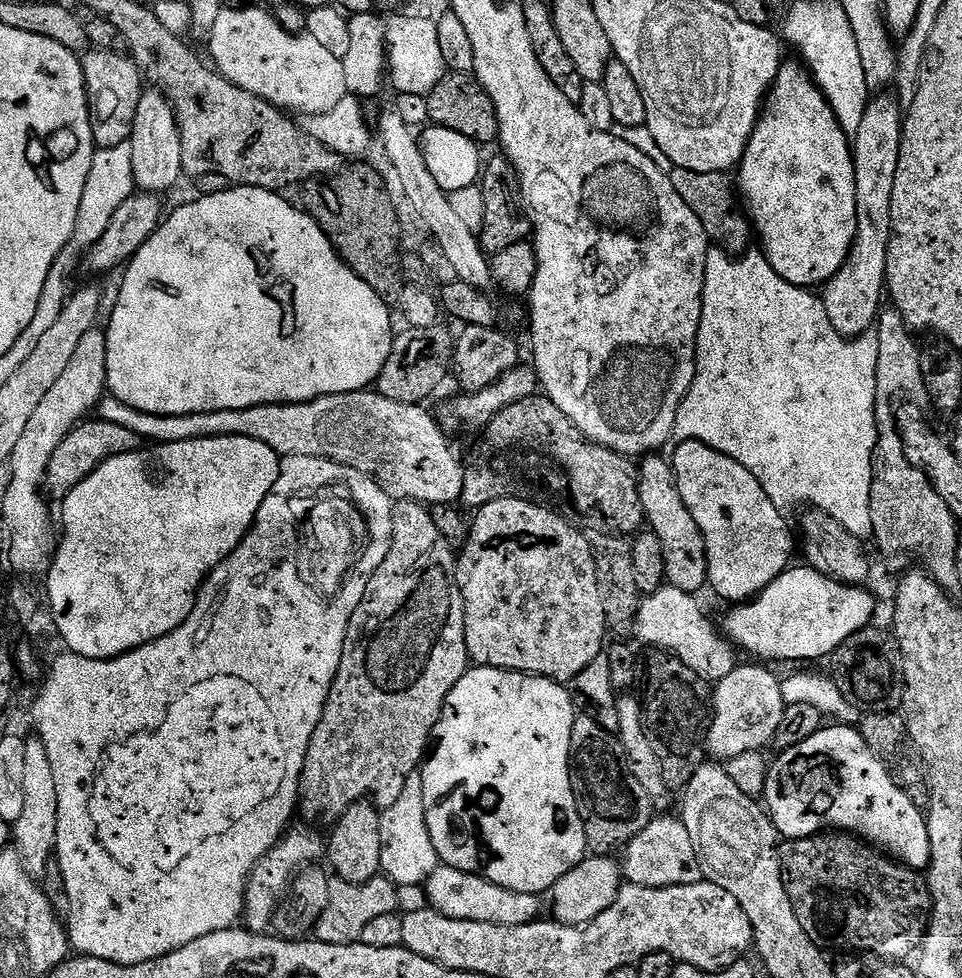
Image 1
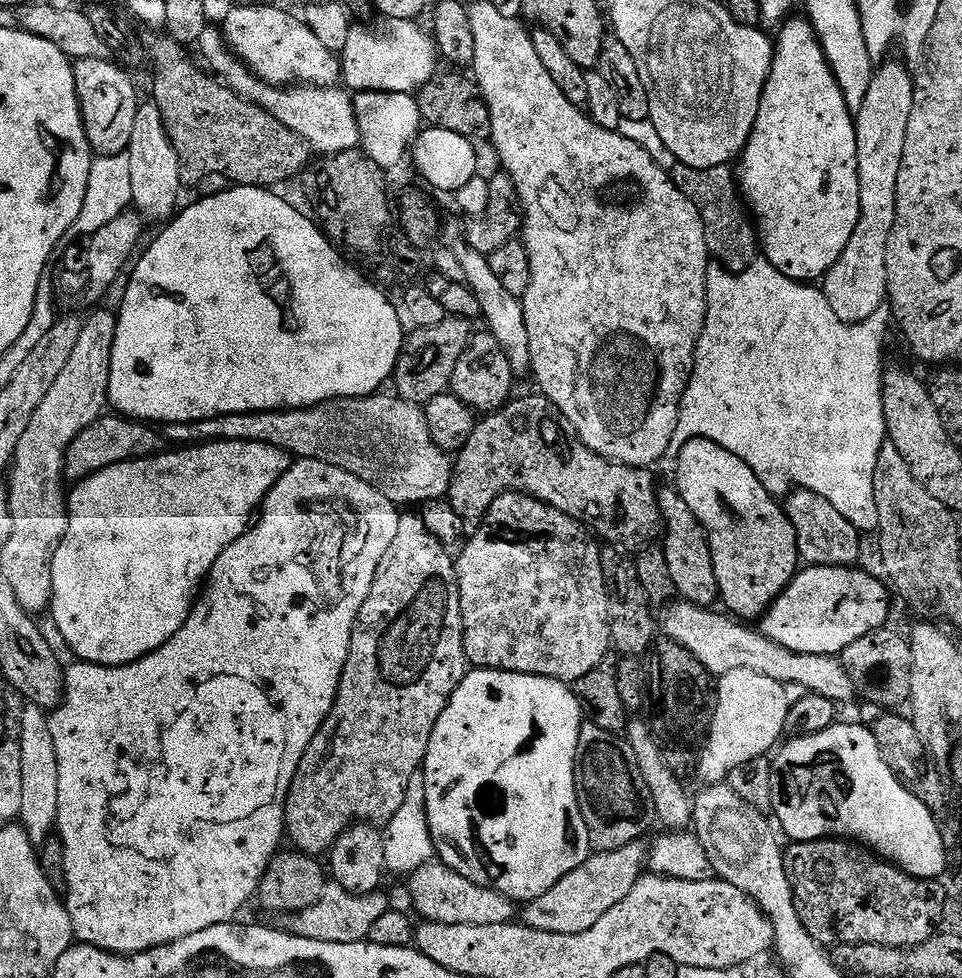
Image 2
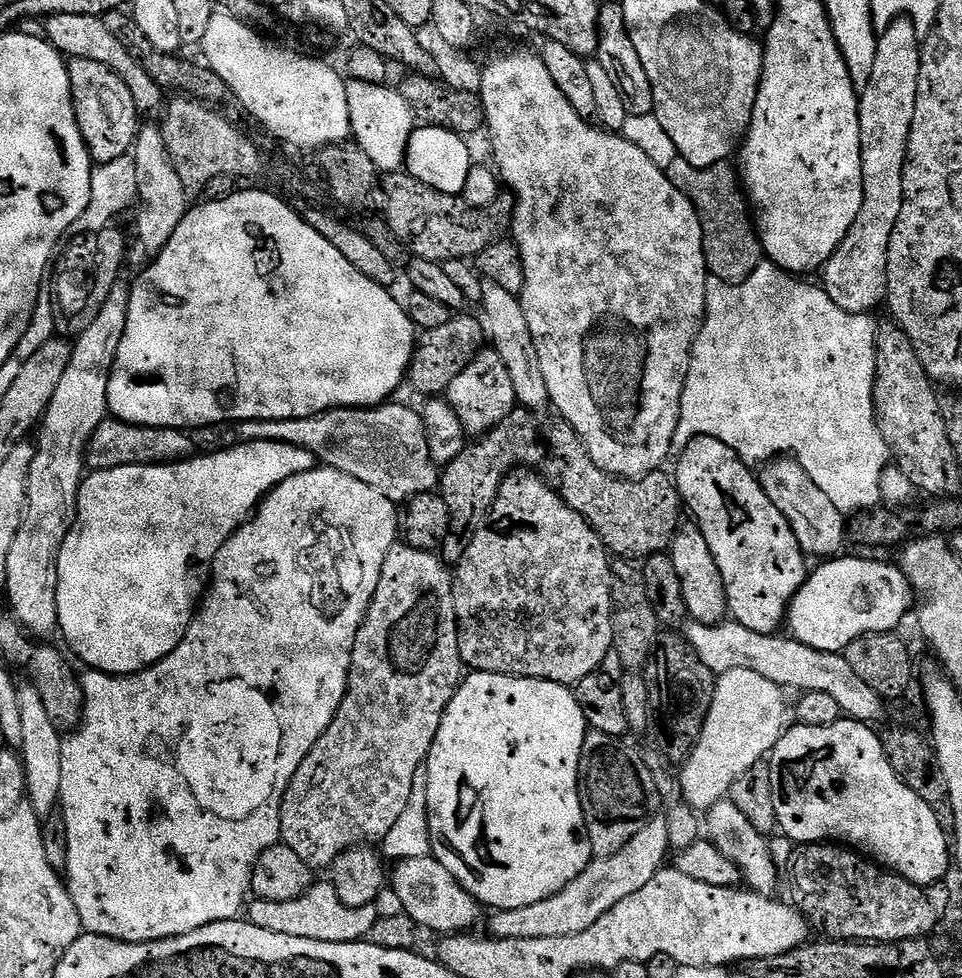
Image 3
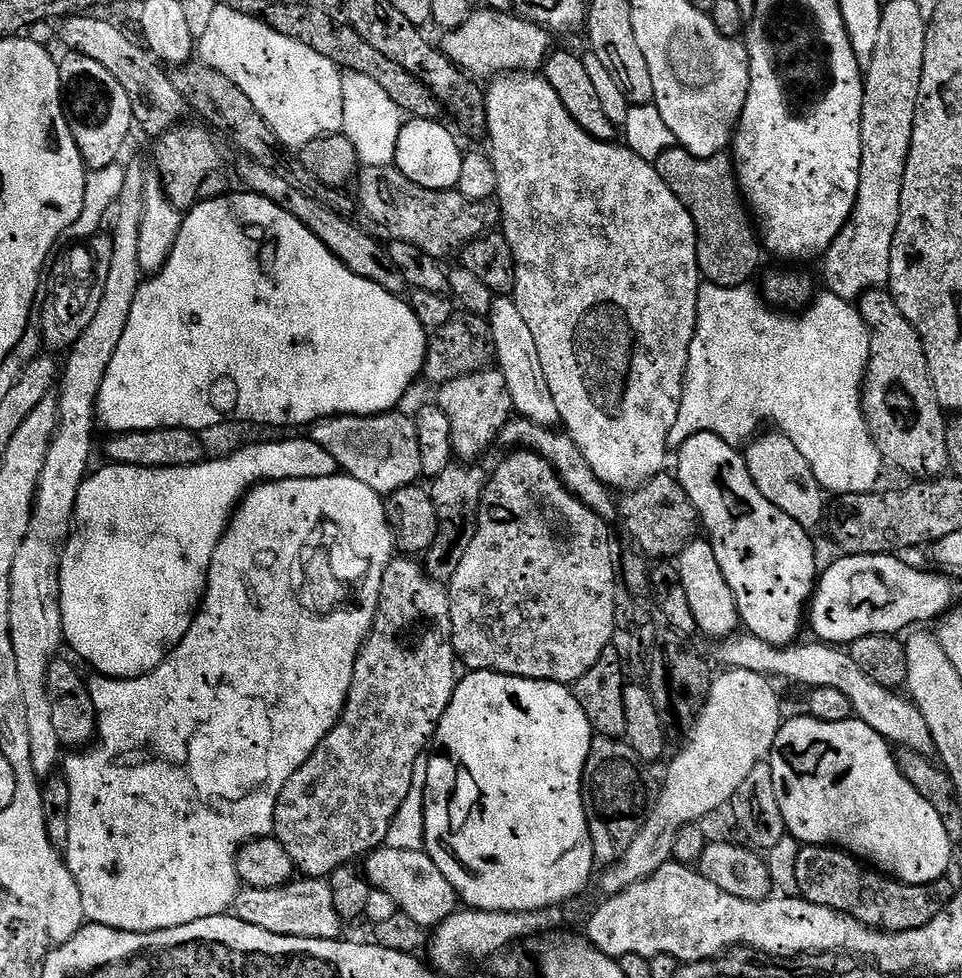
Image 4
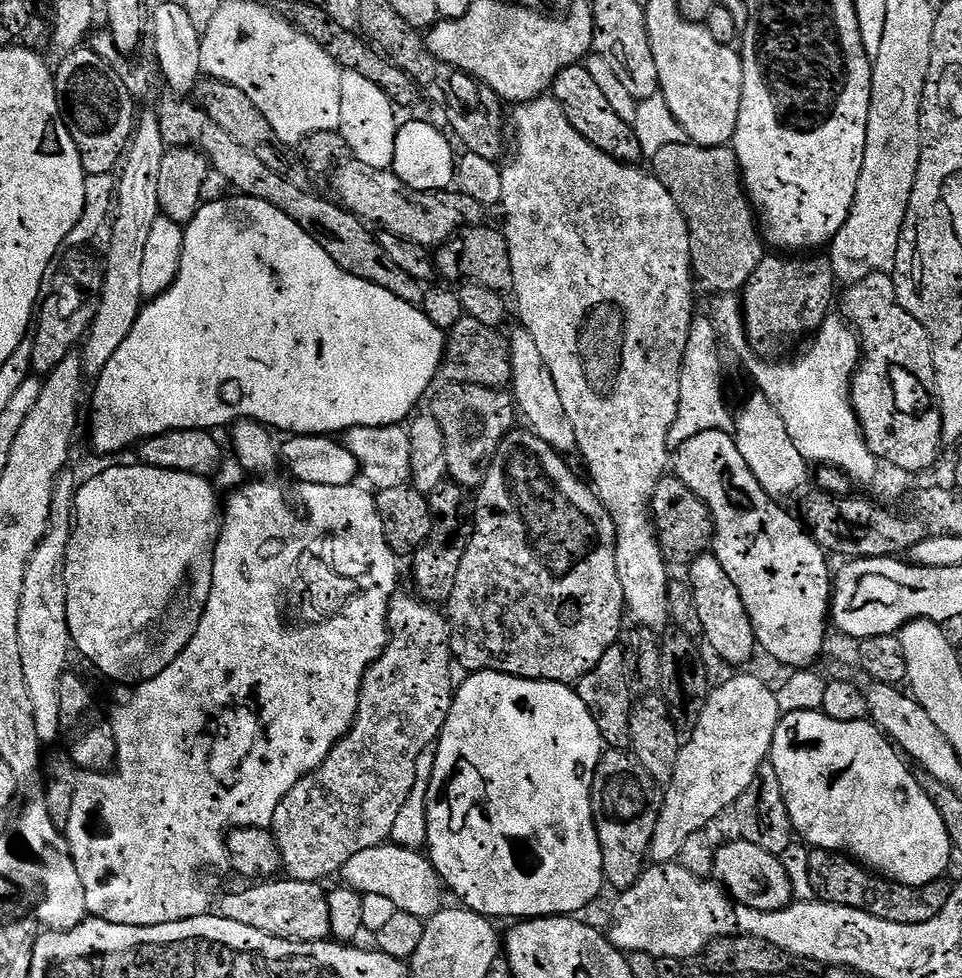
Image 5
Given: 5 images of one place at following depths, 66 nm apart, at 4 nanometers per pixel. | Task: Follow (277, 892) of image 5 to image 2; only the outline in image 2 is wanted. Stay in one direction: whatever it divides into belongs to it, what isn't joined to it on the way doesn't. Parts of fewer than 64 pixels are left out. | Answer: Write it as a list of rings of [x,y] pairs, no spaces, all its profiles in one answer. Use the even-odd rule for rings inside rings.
[[[328,882],[324,885],[322,898],[318,898],[314,906],[301,912],[291,913],[287,917],[286,928],[293,936],[310,938],[314,942],[358,944],[367,941],[370,926],[374,926],[374,922],[378,922],[378,918],[382,918],[382,914],[386,914],[389,910],[388,898],[383,891],[355,896],[342,890],[342,886]]]

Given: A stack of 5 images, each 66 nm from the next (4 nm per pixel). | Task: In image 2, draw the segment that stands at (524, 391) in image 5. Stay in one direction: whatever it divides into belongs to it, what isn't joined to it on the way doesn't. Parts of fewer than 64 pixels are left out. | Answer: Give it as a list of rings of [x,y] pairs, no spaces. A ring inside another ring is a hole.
[[[460,242],[460,245],[456,244],[454,249],[459,265],[463,267],[464,283],[474,294],[474,298],[478,298],[480,316],[488,323],[485,324],[487,332],[494,338],[498,338],[502,350],[506,350],[506,358],[510,358],[513,377],[520,378],[524,375],[527,377],[532,370],[530,334],[526,334],[526,314],[521,297],[510,294],[510,290],[506,290],[506,286],[502,286],[502,282],[495,276],[494,270],[490,270],[488,257],[478,254],[478,250],[469,248],[464,242]]]

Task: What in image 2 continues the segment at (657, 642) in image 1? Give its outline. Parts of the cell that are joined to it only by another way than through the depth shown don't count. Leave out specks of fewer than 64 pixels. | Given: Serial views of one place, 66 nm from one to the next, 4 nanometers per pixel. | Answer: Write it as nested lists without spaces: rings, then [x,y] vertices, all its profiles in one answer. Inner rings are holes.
[[[673,602],[663,609],[662,632],[667,639],[688,650],[713,677],[730,674],[730,670],[754,670],[754,674],[774,678],[774,682],[782,685],[794,683],[804,687],[807,693],[813,692],[822,698],[837,702],[853,699],[854,689],[837,657],[791,652],[776,642],[770,642],[747,623],[723,611],[712,611],[716,610],[699,604]]]

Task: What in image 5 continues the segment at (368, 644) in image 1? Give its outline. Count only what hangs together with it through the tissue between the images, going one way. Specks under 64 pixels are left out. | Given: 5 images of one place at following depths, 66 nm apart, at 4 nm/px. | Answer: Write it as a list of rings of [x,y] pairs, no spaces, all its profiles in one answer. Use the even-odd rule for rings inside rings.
[[[397,591],[389,602],[388,645],[366,670],[352,728],[314,771],[303,776],[288,791],[278,810],[274,810],[270,831],[276,837],[283,875],[289,880],[311,884],[324,882],[327,876],[335,877],[354,854],[385,843],[398,810],[414,788],[415,764],[419,756],[435,745],[444,729],[454,695],[448,617],[437,605],[408,592]]]

